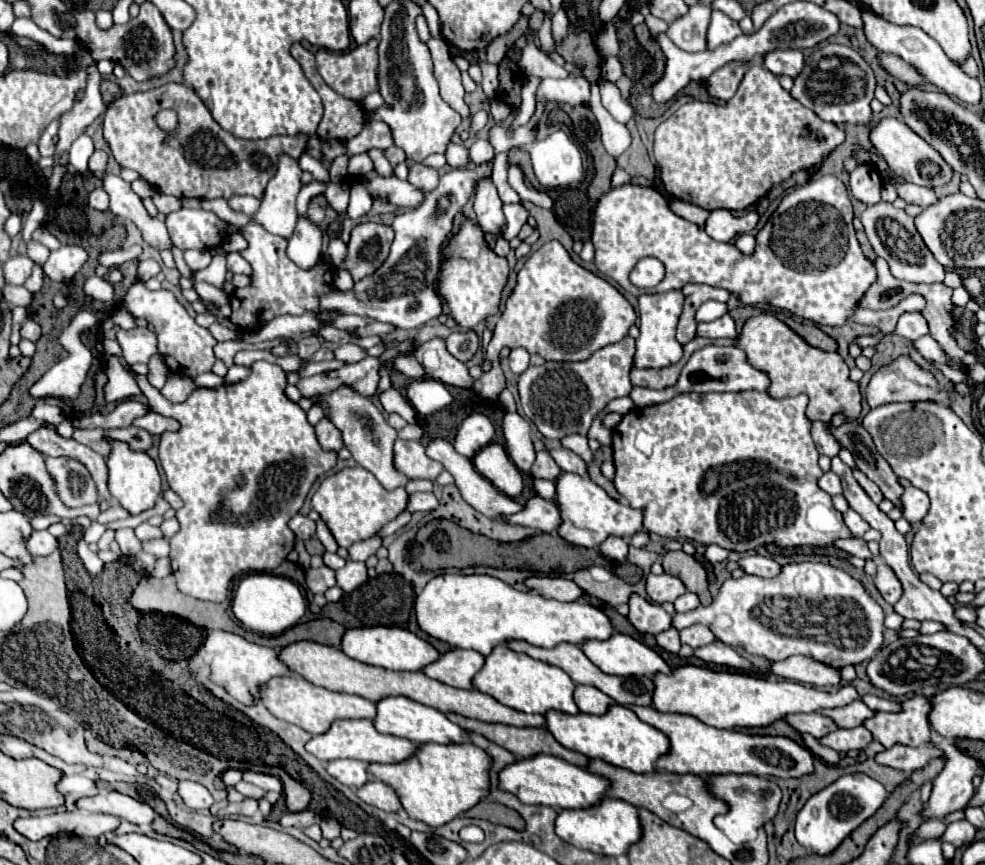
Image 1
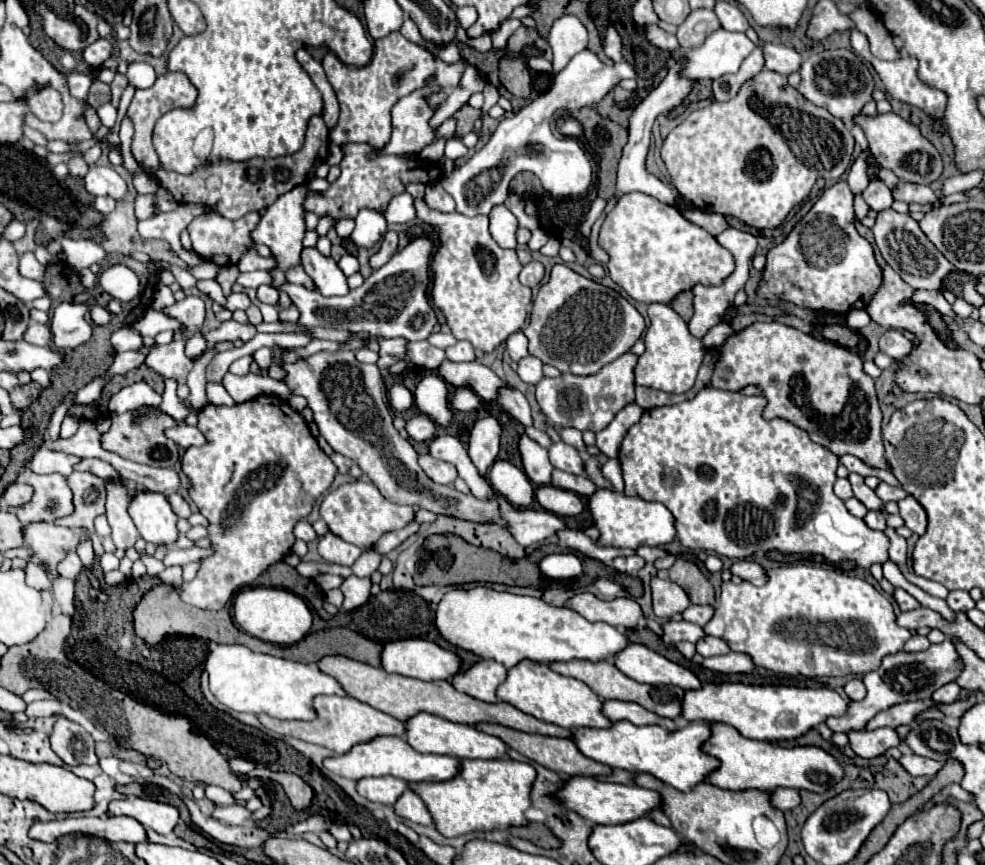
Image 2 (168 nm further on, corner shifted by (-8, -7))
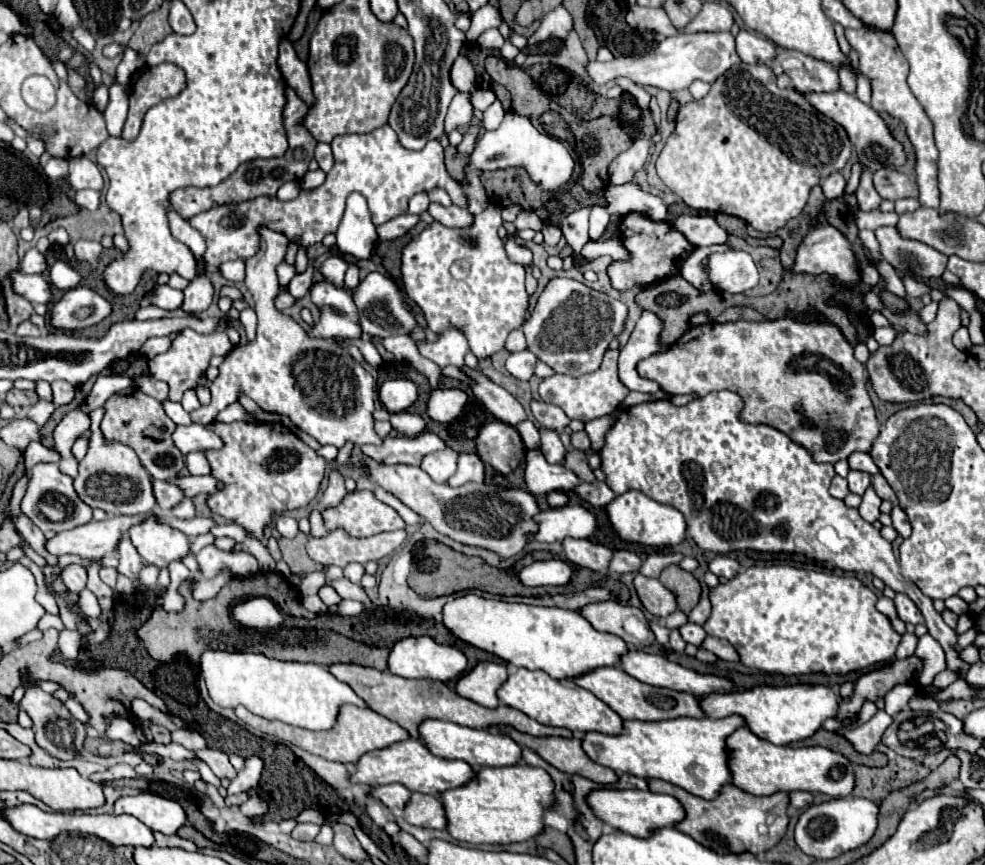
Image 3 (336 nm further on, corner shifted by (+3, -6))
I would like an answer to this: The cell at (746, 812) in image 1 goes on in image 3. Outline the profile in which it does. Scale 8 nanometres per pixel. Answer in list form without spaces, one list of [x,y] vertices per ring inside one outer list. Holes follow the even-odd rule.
[[[792,791],[788,793],[788,799],[790,799],[790,805],[800,809],[800,807],[806,807],[812,803],[812,795],[810,793],[804,793],[804,791]]]

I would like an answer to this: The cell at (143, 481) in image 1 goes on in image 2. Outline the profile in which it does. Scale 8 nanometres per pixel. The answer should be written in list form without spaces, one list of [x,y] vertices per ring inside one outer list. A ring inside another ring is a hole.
[[[145,492],[131,500],[129,514],[147,544],[173,546],[177,542],[177,516],[171,510],[165,494]]]

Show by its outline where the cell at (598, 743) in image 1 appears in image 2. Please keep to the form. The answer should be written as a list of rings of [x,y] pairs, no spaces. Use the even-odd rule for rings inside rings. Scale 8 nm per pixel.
[[[621,720],[607,730],[577,728],[573,734],[579,750],[587,758],[611,768],[653,774],[681,792],[693,790],[699,782],[707,782],[709,776],[719,768],[719,760],[703,752],[703,744],[711,738],[711,722],[689,722],[687,726],[669,732],[663,726],[635,726],[627,720]]]

